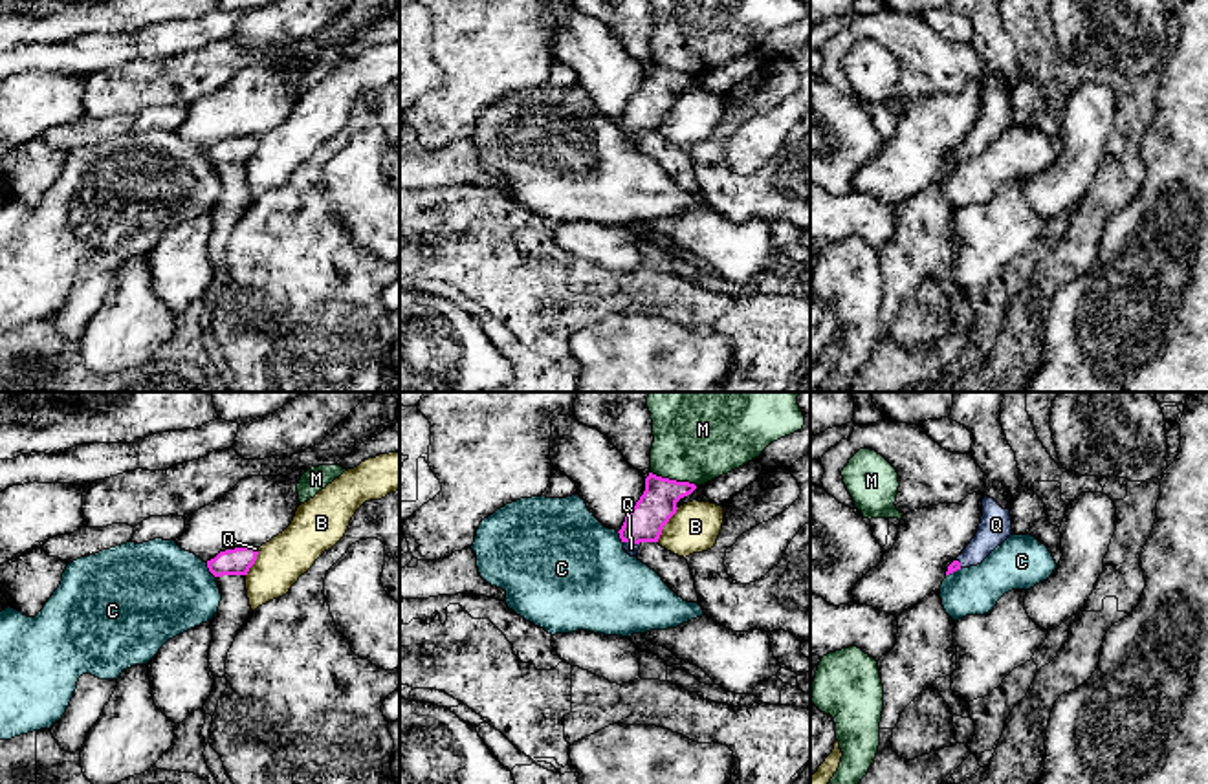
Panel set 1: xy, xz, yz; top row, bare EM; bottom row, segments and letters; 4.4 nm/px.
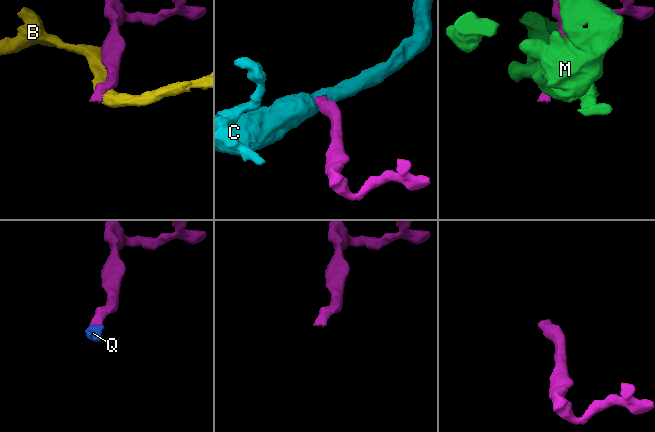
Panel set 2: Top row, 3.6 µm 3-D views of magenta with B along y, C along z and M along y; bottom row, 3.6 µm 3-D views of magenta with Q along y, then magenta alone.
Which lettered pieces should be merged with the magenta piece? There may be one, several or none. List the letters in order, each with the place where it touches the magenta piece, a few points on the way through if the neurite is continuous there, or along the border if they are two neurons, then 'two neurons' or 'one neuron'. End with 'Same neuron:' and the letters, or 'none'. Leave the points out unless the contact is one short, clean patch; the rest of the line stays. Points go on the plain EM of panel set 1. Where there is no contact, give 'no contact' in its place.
B: xz (666, 112) | two neurons
C: xy (209, 160) | along xy (206, 152), (215, 167) | two neurons
M: xz (673, 70) | two neurons
Q: xz (633, 132) | across xz (646, 110), (633, 123), (633, 132), (631, 138) | one neuron
Same neuron: Q

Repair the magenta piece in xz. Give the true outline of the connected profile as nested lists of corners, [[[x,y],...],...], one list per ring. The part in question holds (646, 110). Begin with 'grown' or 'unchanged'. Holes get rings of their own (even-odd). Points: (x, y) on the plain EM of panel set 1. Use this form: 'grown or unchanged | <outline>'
grown | [[[649,62],[645,81],[625,106],[620,128],[631,147],[638,147],[643,132],[658,132],[664,115],[676,103],[676,92],[697,79],[695,73],[676,71]]]

